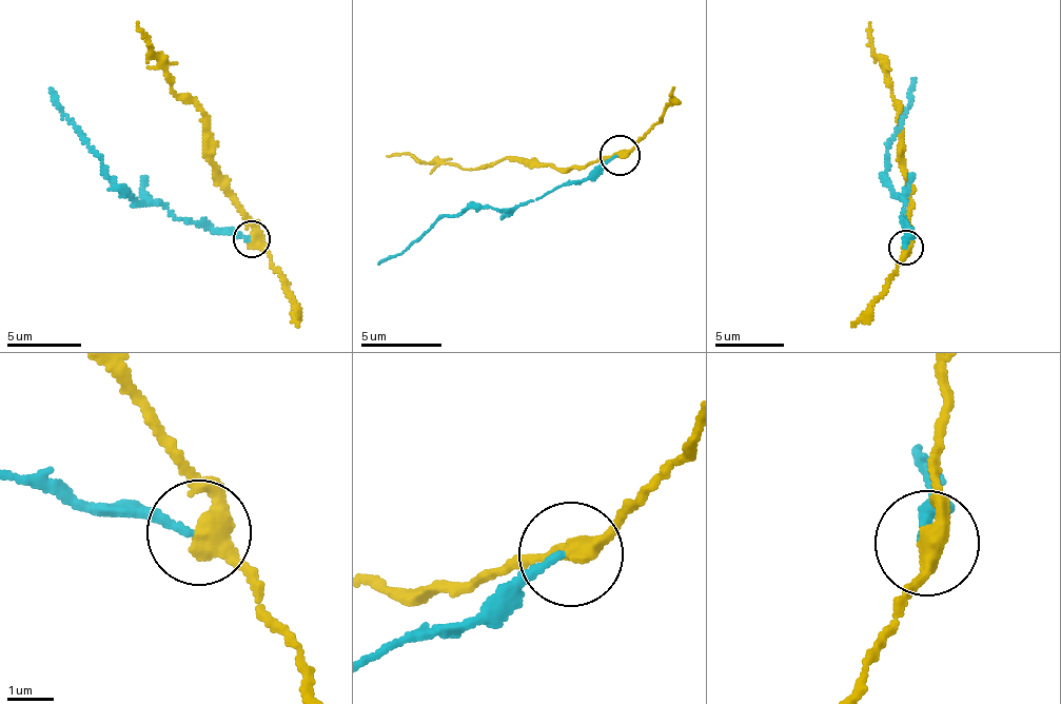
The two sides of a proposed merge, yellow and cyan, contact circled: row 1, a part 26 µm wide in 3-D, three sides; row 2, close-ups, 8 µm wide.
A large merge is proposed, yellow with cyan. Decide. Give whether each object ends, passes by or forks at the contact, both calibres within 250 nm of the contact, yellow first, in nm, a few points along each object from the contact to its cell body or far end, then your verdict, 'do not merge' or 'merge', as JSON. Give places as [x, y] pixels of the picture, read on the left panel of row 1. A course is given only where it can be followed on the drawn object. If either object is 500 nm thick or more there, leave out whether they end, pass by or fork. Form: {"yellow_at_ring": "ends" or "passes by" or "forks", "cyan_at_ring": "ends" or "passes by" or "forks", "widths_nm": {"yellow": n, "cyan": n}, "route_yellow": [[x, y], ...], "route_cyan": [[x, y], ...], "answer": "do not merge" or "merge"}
{"yellow_at_ring": "passes by", "cyan_at_ring": "ends", "widths_nm": {"yellow": 400, "cyan": 170}, "route_yellow": [[252, 240], [247, 214], [213, 163], [209, 116], [171, 89], [171, 78], [137, 22]], "route_cyan": [[249, 240], [209, 225], [179, 219], [158, 203], [139, 206], [120, 186], [50, 89]], "answer": "do not merge"}

